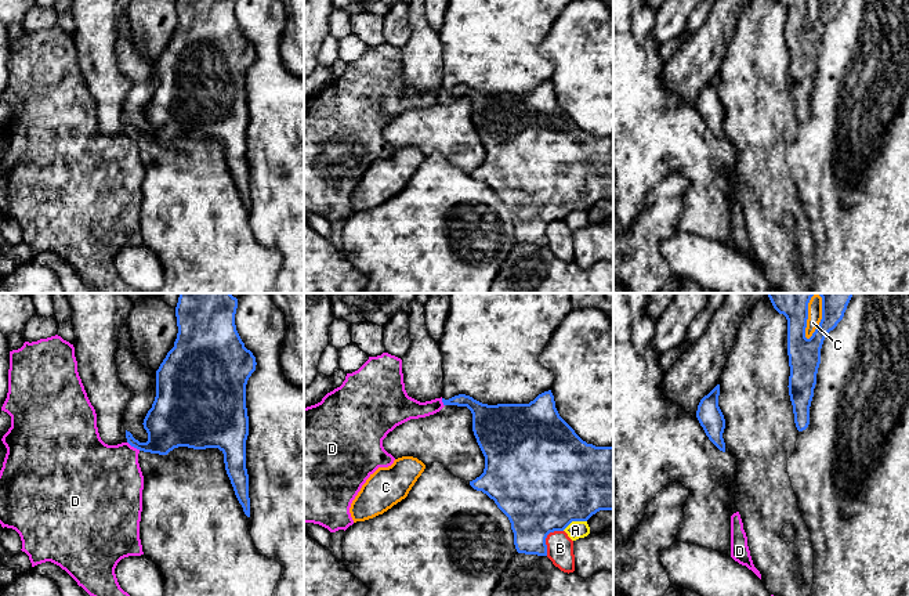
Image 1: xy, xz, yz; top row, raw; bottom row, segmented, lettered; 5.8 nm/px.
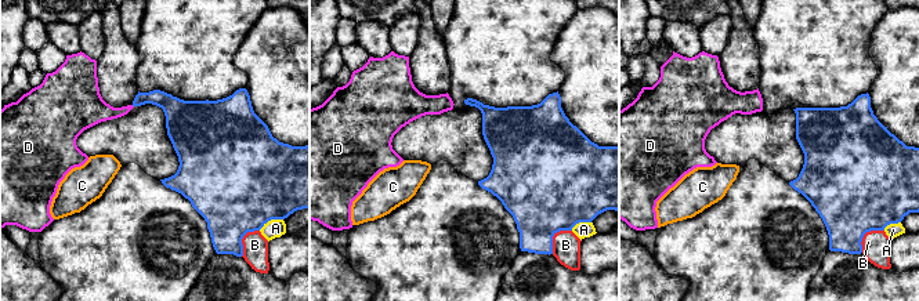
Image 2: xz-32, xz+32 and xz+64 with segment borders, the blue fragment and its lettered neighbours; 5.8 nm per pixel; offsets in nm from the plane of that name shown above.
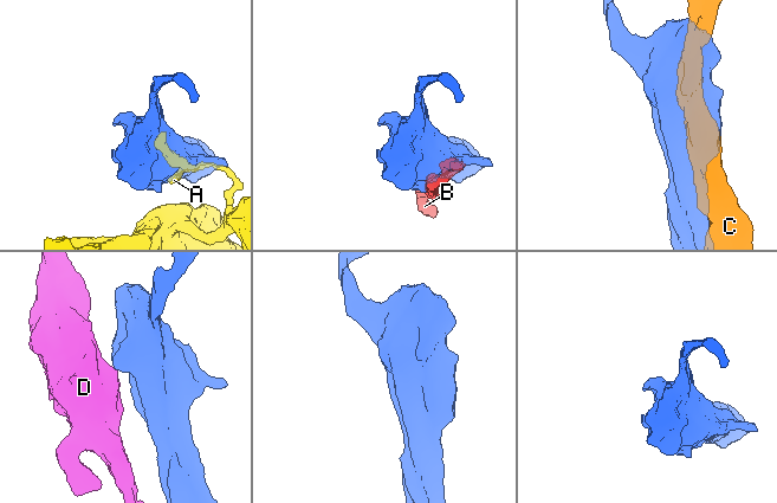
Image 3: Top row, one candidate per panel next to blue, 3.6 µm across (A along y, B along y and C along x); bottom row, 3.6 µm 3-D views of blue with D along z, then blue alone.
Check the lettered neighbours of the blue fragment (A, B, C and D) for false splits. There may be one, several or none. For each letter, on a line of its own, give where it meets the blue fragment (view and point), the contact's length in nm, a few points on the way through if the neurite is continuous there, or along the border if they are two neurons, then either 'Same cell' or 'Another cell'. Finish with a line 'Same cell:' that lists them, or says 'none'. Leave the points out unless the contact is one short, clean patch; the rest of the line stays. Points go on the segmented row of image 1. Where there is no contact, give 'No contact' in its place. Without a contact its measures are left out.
A: Touches blue at xz (573, 520). Shared border 160 nm. Another cell
B: Touches blue at xz (546, 537). Shared border 180 nm. Another cell
C: Touches blue at yz (822, 317). Shared border 280 nm. Another cell
D: Touches blue at xy (134, 447). Shared border 90 nm. Boundary: xy (127, 441), (140, 450). Another cell
Same cell: none

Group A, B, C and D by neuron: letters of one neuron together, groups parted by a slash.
A / B / C / D

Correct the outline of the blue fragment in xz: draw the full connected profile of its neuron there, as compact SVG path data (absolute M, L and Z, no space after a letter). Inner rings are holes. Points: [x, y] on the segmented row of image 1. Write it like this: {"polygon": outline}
{"polygon": "M551 390L529 404L488 405L466 394L442 398L442 402L471 411L472 431L485 456L485 469L470 485L493 499L508 517L518 553L547 556L546 538L550 532L564 531L572 521L587 521L600 510L613 510L613 447L595 447L583 441L559 416Z"}

